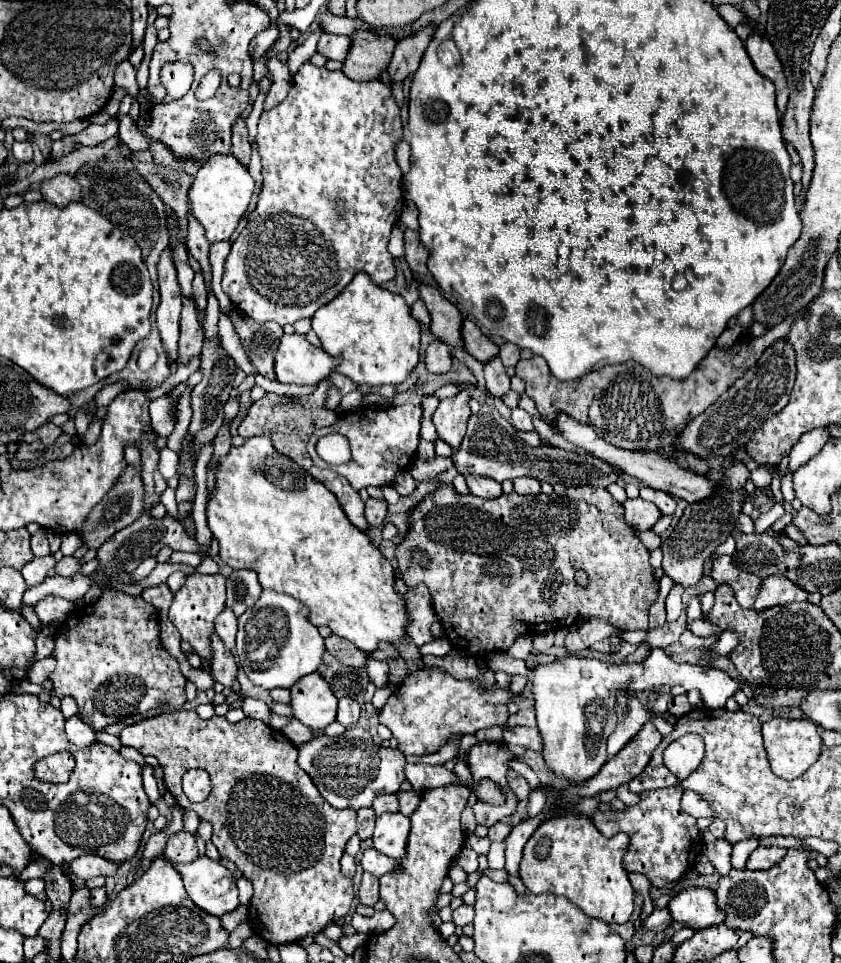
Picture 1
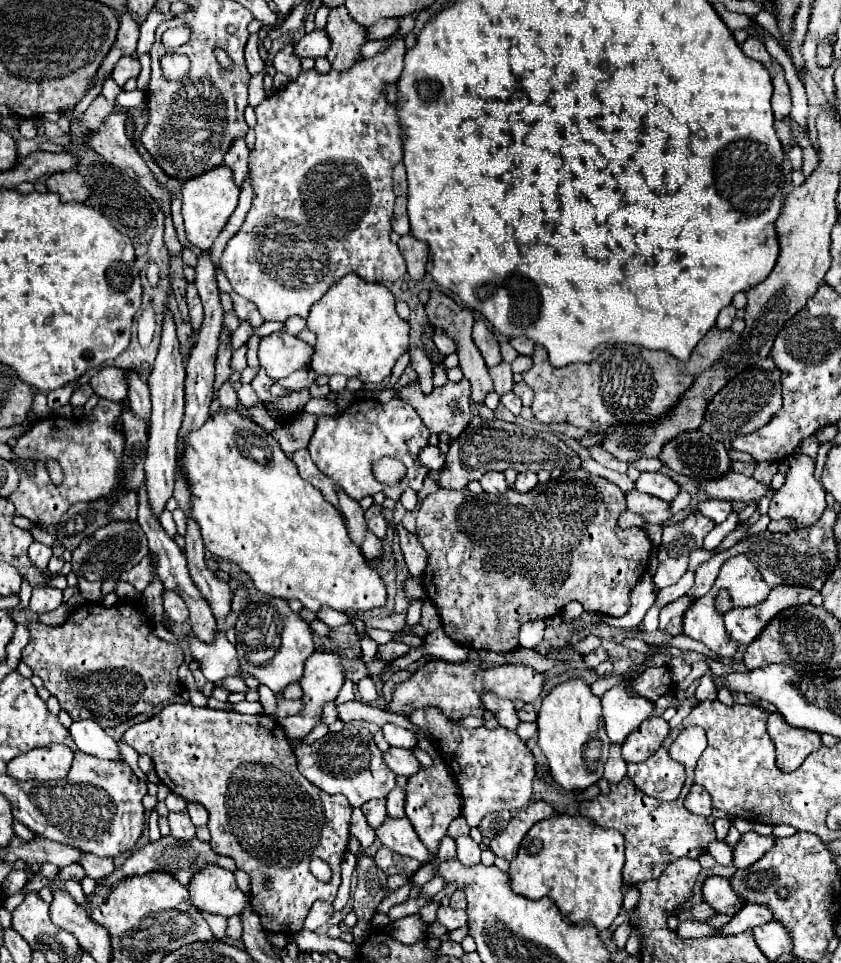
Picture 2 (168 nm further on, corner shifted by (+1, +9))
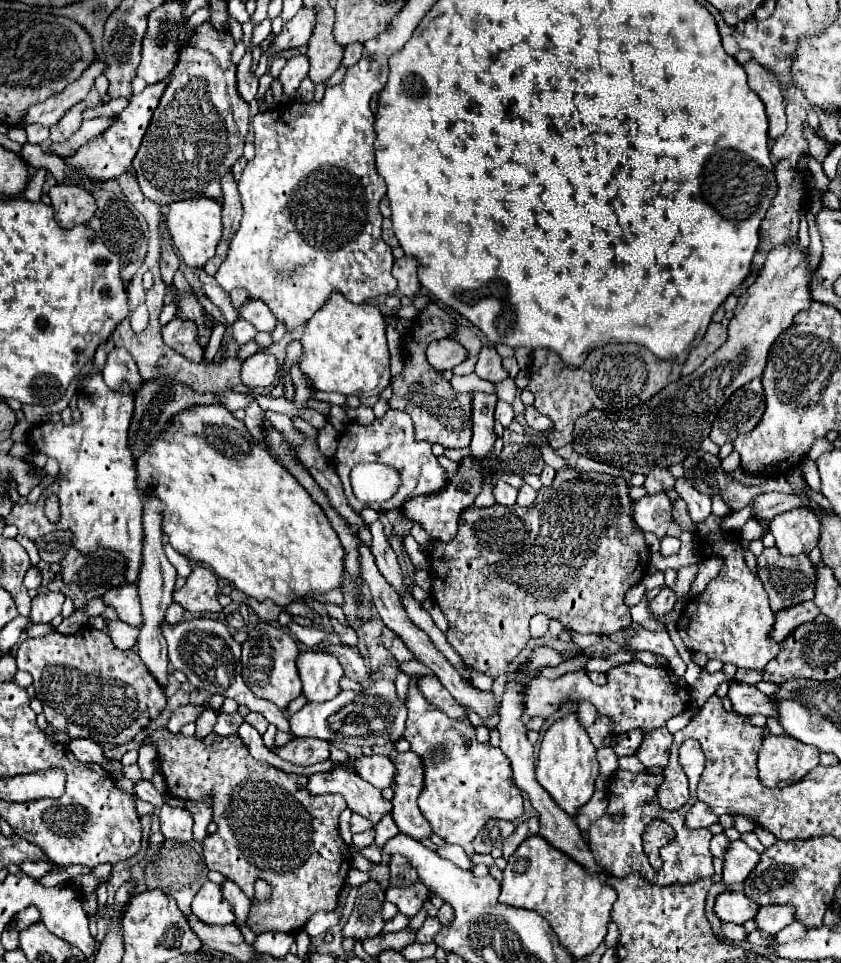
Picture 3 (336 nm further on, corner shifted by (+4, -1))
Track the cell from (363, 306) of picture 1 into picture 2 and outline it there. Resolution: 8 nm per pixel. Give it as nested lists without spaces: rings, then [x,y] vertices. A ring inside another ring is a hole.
[[[348,274],[342,276],[322,298],[320,304],[314,304],[308,316],[308,328],[318,336],[316,346],[314,346],[314,356],[312,356],[312,370],[316,376],[332,376],[332,374],[344,374],[344,376],[356,376],[364,384],[380,384],[384,382],[390,374],[398,358],[410,348],[410,322],[402,320],[396,314],[396,298],[394,294],[376,282],[366,282],[360,280],[360,276]]]

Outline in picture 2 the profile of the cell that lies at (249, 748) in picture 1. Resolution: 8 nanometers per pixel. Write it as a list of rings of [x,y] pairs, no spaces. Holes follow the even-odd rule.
[[[178,702],[178,704],[168,704],[164,706],[156,716],[148,718],[146,722],[140,722],[140,724],[134,724],[132,728],[126,730],[124,734],[124,740],[128,746],[132,746],[136,752],[140,754],[148,754],[152,760],[154,760],[154,766],[156,766],[156,774],[160,776],[160,782],[166,784],[174,794],[182,796],[186,802],[198,802],[202,804],[208,814],[210,814],[210,822],[208,822],[208,828],[210,828],[210,846],[214,848],[214,852],[218,854],[226,854],[230,858],[236,860],[236,866],[244,872],[250,874],[250,904],[252,904],[252,910],[260,916],[260,924],[266,932],[280,932],[280,934],[296,934],[302,930],[304,926],[304,918],[308,916],[312,904],[316,900],[326,900],[326,902],[334,902],[336,898],[336,892],[338,892],[338,886],[340,886],[340,860],[344,858],[344,852],[348,848],[348,826],[350,826],[350,816],[352,816],[352,806],[350,802],[346,800],[346,796],[342,794],[326,794],[322,792],[320,788],[316,788],[310,780],[306,780],[298,768],[296,768],[296,756],[292,752],[292,746],[290,746],[290,740],[288,736],[284,734],[284,728],[280,728],[278,722],[270,720],[272,722],[272,728],[266,728],[264,722],[268,722],[266,716],[262,714],[240,714],[240,712],[232,712],[232,710],[212,710],[212,708],[198,708],[198,706],[192,706],[190,702]],[[312,858],[322,858],[324,862],[330,864],[332,868],[332,880],[330,882],[320,882],[316,876],[312,876],[310,872],[310,860]]]

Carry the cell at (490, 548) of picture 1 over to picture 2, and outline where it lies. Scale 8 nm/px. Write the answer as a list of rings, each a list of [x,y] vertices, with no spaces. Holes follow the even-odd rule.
[[[586,470],[564,472],[560,478],[550,480],[546,484],[538,484],[530,492],[516,492],[514,488],[510,488],[508,492],[504,492],[504,496],[498,496],[494,500],[488,498],[488,494],[484,494],[484,492],[480,496],[472,496],[472,492],[468,492],[468,490],[452,492],[446,488],[438,488],[436,492],[428,494],[418,510],[418,516],[416,516],[416,538],[420,540],[422,548],[428,552],[428,566],[424,570],[422,584],[428,592],[428,598],[436,604],[436,608],[440,612],[444,632],[454,642],[458,642],[466,648],[472,648],[472,650],[512,652],[518,648],[518,628],[524,622],[554,618],[572,600],[578,600],[584,606],[584,610],[590,610],[590,612],[598,612],[598,614],[606,614],[606,616],[624,616],[630,608],[630,592],[634,590],[640,576],[648,568],[648,556],[650,556],[650,548],[652,548],[652,544],[642,528],[634,528],[634,526],[620,528],[618,526],[618,518],[624,510],[626,510],[624,492],[618,486],[610,484],[608,480],[604,480],[600,476],[592,476]]]

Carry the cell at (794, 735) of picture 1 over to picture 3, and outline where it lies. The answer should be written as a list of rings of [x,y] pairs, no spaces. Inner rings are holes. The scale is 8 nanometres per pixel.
[[[769,734],[763,738],[757,754],[759,780],[767,788],[785,788],[797,784],[819,764],[817,754],[817,748],[797,742],[787,734]]]

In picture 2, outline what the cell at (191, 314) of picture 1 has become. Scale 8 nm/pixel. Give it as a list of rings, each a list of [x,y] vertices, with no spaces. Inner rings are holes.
[[[170,256],[170,286],[172,286],[172,294],[178,302],[178,310],[180,310],[180,318],[184,322],[188,322],[188,304],[186,304],[186,278],[182,274],[182,258],[178,256]]]

